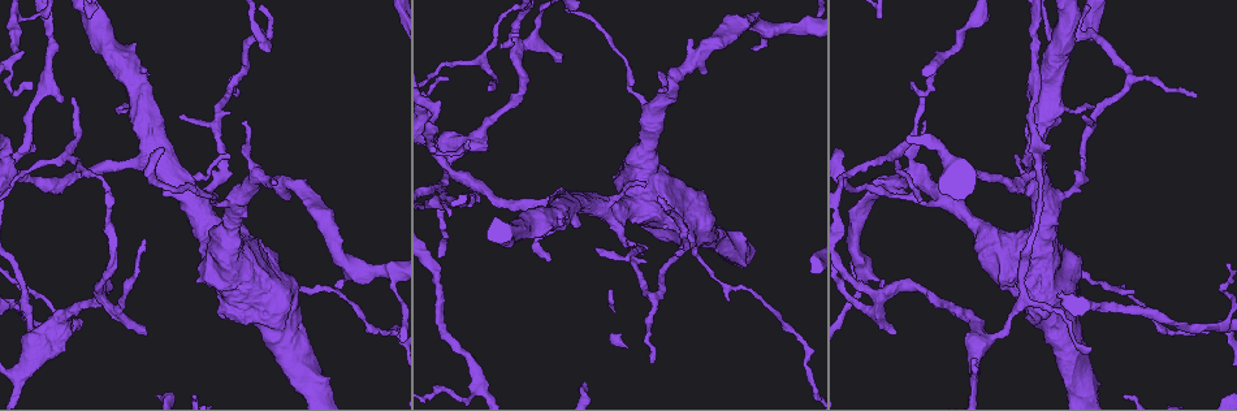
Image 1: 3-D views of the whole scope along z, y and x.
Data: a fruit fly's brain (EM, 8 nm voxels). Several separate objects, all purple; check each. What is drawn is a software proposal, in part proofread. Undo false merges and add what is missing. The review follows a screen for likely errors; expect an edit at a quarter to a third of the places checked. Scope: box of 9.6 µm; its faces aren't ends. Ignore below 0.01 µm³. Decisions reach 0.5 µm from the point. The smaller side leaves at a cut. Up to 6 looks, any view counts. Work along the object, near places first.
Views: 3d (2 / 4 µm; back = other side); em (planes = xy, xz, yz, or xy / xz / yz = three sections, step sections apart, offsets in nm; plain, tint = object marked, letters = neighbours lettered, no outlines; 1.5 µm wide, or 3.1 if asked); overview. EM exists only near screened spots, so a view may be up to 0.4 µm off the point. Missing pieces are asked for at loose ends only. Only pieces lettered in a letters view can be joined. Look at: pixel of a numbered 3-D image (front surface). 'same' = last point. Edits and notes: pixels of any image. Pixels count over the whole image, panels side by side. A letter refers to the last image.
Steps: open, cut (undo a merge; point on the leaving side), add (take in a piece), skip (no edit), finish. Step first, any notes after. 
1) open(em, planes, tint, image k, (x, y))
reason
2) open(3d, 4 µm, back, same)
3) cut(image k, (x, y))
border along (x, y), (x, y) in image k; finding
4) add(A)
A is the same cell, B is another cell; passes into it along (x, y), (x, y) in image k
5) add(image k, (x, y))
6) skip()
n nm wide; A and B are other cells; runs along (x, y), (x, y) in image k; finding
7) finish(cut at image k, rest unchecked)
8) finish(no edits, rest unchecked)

open(em, 3.1 µm, planes, tint, image 1, (893, 335))
free end

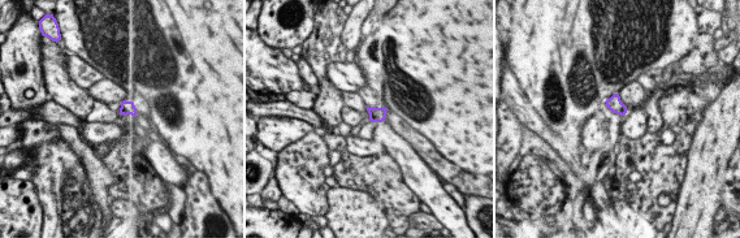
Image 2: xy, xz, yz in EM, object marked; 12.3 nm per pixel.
open(em, 3.1 µm, planes, letters, same)
see the neighbours

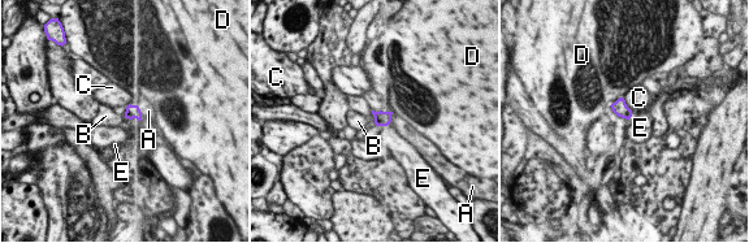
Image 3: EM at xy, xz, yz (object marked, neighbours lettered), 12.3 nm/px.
add(A)
A is the same cell, B, C, D and E are other cells; passes into it along (131, 112), (141, 112), (148, 111) in image 3; the neuron continues

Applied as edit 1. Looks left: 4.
open(overview)

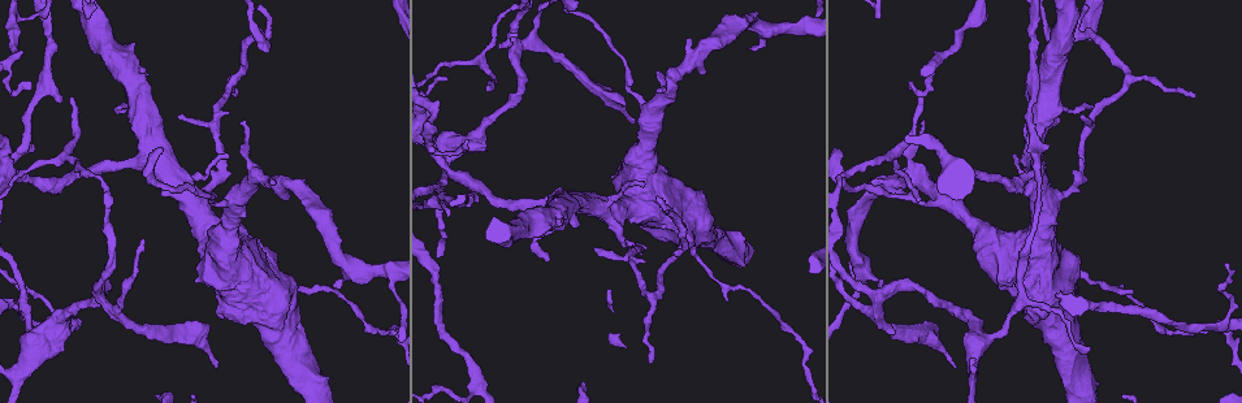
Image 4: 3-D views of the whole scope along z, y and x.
open(3d, 2 µm, image 4, (954, 366))
branch stops here

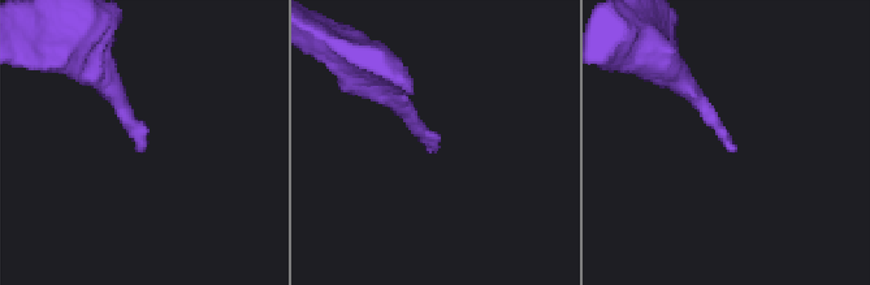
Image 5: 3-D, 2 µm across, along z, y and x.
open(em, yz, step 4, tint, image 5, (730, 151))

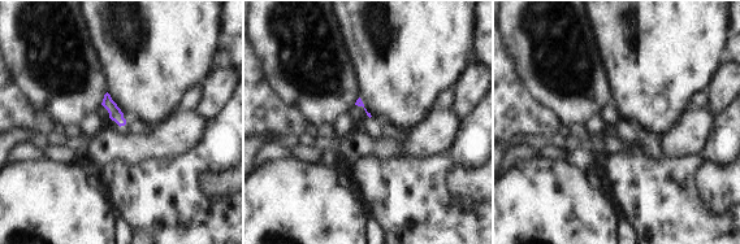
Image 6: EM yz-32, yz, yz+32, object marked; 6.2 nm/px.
open(em, planes, letters, same)
cut it another way

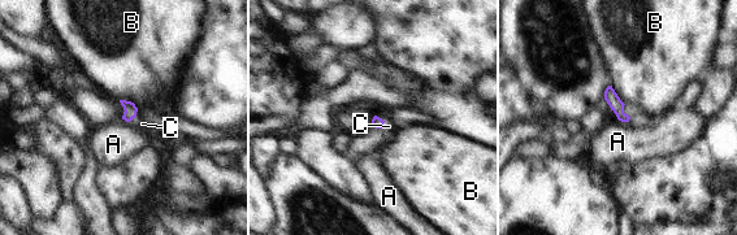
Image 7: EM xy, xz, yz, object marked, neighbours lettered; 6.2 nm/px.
add(C)
C is the same cell, A and B are other cells; passes into it along (377, 122), (382, 125), (389, 126) in image 7; it goes on there

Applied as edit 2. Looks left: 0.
finish(add at image 3, add at image 7, rest unchecked)

